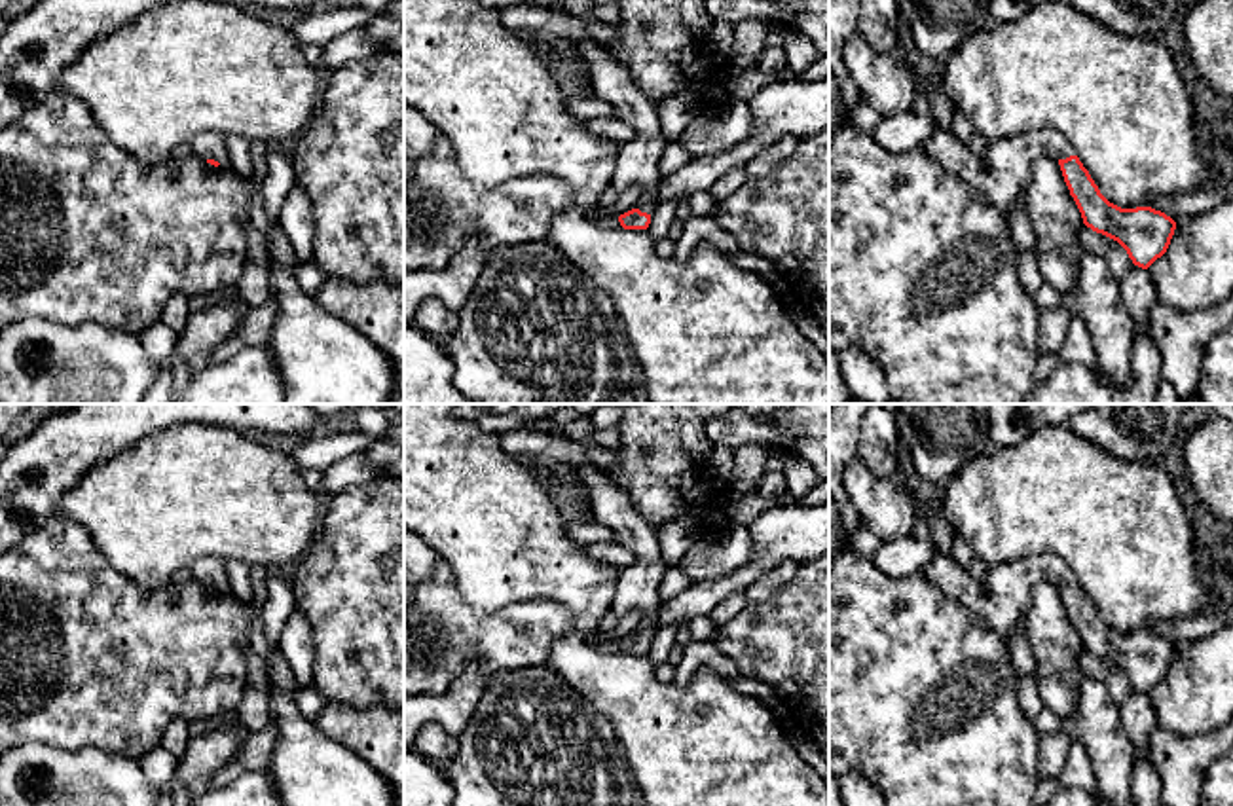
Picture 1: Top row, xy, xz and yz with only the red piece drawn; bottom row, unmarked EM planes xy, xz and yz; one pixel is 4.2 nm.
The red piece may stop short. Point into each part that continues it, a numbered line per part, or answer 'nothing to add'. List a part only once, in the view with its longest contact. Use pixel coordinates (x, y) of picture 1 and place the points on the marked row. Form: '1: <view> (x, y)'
1: yz (1004, 171)

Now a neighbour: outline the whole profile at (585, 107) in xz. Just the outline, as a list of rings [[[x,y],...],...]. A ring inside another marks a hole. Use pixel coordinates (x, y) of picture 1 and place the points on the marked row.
[[[567,91],[567,110],[579,119],[616,118],[616,108],[594,95]]]

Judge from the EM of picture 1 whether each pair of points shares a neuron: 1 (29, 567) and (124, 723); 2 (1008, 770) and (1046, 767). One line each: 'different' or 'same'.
1: same
2: different

